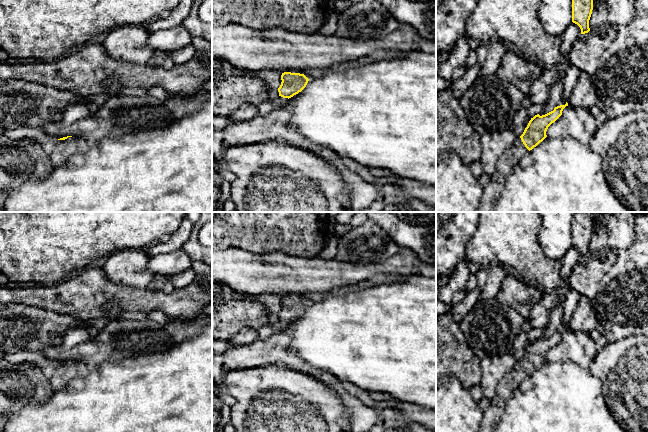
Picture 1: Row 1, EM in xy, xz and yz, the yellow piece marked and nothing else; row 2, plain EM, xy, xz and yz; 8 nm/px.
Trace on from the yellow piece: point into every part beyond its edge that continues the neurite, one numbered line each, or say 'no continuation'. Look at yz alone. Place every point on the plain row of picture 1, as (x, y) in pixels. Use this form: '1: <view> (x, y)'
1: yz (492, 415)

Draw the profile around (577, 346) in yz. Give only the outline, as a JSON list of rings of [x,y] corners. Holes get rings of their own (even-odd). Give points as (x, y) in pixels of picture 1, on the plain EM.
[[[568,329],[562,339],[548,351],[546,359],[550,362],[572,361],[588,369],[597,352],[596,343],[588,333]]]

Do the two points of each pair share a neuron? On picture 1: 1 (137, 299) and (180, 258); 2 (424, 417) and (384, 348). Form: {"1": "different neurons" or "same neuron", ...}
{"1": "different neurons", "2": "different neurons"}

